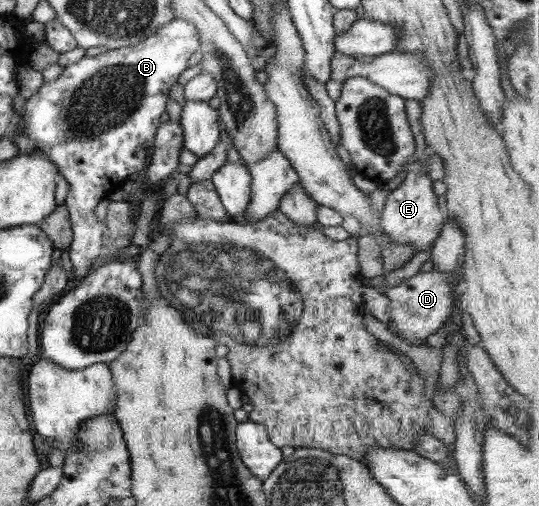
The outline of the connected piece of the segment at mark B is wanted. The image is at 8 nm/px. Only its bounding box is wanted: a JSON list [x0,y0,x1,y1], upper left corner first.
[24,18,200,281]

